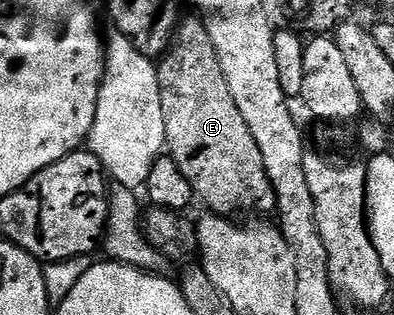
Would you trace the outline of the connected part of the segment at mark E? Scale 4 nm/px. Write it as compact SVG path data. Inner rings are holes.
M183 18L174 32L174 42L170 44L165 55L157 64L159 77L161 108L164 113L164 129L166 130L165 150L170 158L180 165L180 173L188 177L195 196L203 199L218 217L230 217L233 211L259 211L259 216L273 212L276 208L276 193L272 189L272 181L268 181L268 173L264 169L264 157L248 124L244 122L240 109L236 109L236 101L232 101L232 93L228 90L228 81L224 81L224 69L220 69L220 57L216 57L216 45L212 45L212 37L208 37L208 29L201 18Z

